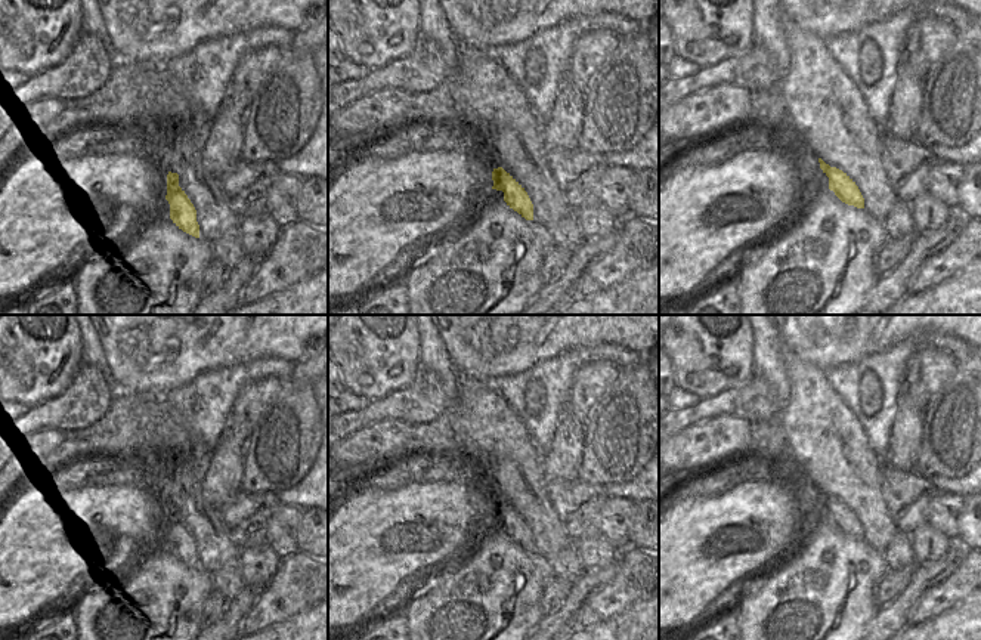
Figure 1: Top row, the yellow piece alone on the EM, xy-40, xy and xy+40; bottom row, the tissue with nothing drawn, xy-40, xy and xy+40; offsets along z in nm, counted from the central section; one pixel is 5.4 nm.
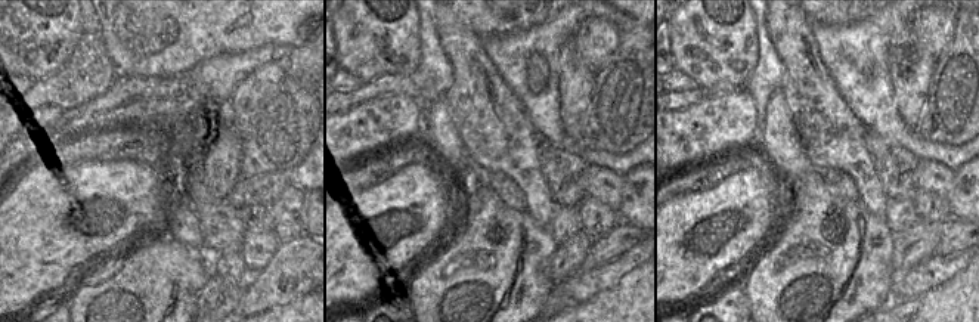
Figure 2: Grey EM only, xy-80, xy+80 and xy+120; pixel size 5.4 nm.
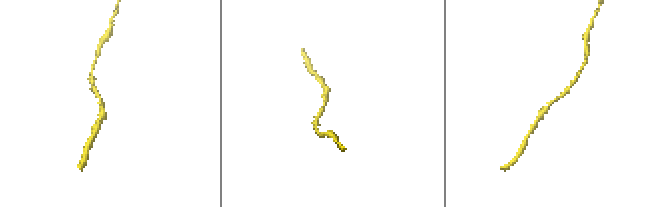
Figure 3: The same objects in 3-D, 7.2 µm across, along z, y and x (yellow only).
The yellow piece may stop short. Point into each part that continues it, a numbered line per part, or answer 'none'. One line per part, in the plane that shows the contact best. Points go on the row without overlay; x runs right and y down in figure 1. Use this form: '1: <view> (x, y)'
none

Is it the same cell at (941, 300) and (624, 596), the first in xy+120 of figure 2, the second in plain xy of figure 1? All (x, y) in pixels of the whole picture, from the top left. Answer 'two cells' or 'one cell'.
two cells

